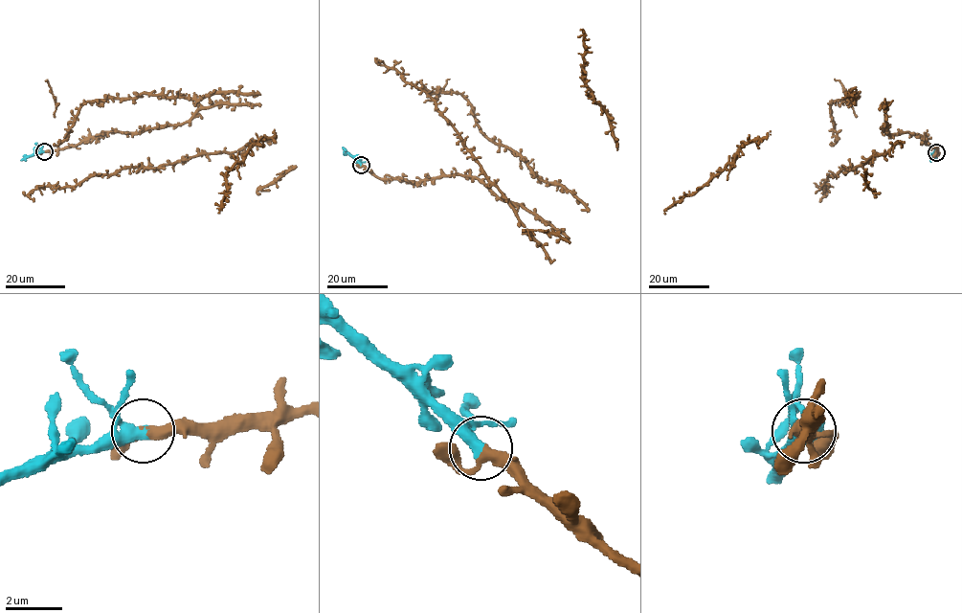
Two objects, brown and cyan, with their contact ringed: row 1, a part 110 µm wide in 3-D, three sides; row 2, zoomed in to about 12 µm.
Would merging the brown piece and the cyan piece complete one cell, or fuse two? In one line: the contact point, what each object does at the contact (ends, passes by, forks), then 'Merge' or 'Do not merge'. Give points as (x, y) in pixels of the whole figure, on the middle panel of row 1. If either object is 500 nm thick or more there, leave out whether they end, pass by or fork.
Place: (361, 165). At the ring brown passes by. At the ring cyan passes by. Merge

